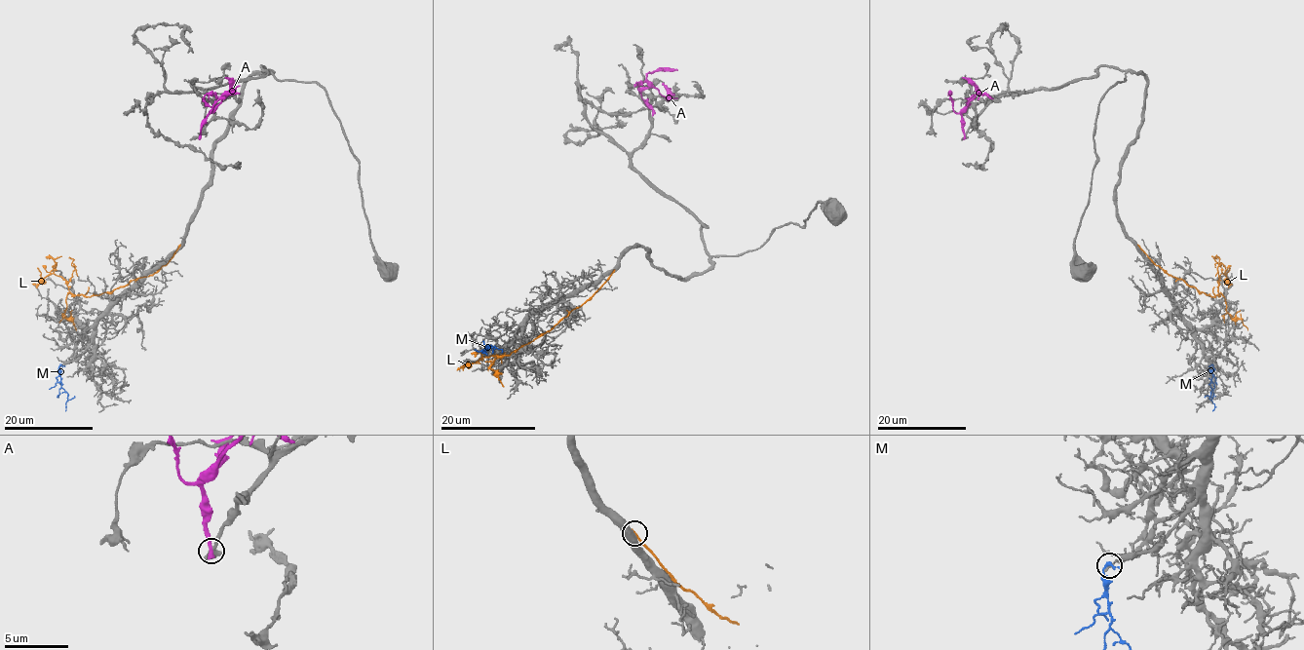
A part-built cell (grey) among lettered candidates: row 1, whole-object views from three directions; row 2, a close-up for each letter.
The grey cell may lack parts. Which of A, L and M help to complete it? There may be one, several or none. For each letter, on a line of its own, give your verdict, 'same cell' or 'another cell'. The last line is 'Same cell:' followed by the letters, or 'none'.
A: another cell
L: another cell
M: another cell
Same cell: none

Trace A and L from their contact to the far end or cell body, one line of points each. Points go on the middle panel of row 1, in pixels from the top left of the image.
A: (635, 85), (649, 82), (667, 97), (667, 89), (662, 83)
L: (614, 271), (581, 305), (556, 324), (510, 354), (496, 358), (489, 366), (504, 387)

